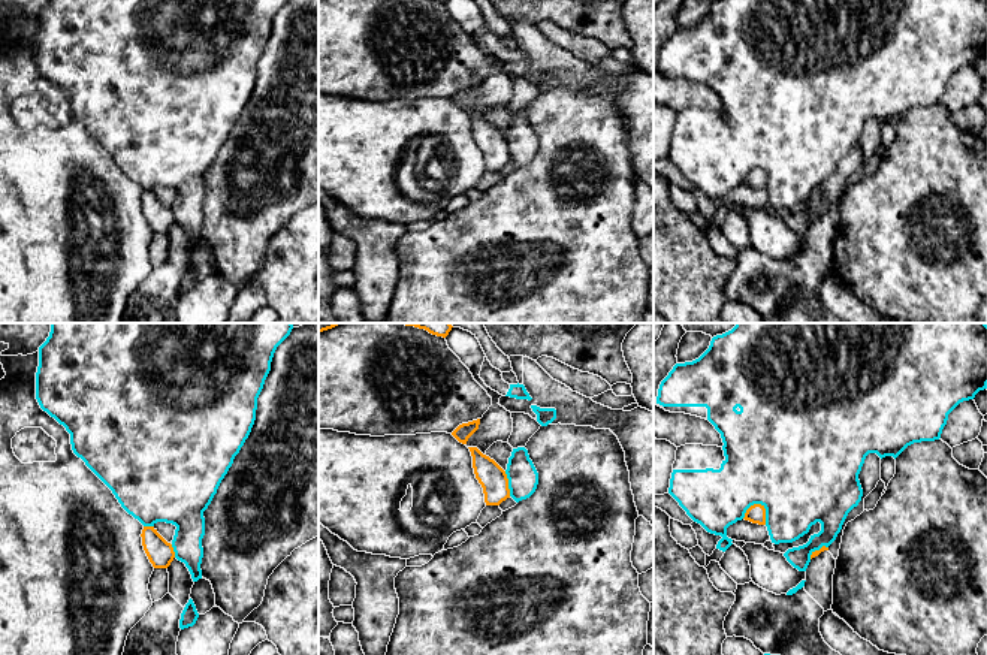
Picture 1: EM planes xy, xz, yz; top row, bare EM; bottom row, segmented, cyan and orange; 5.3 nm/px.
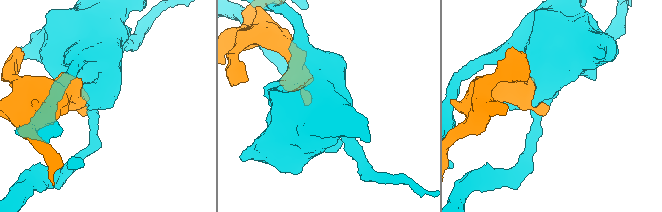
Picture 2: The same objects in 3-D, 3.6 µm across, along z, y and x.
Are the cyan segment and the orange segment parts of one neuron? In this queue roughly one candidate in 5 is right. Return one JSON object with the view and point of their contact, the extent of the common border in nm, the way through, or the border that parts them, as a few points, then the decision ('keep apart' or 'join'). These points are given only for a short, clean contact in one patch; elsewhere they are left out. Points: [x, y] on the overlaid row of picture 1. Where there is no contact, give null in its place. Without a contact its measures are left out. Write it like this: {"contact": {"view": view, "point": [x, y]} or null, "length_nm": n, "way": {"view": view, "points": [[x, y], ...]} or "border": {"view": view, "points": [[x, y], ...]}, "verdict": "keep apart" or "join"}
{"contact": {"view": "yz", "point": [752, 504]}, "length_nm": 140, "verdict": "keep apart"}

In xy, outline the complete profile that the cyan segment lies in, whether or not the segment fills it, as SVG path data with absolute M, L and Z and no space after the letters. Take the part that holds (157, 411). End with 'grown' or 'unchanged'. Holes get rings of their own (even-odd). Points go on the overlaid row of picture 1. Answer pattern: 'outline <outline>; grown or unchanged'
outline M51 323L46 341L39 347L36 399L43 411L70 434L73 453L112 491L121 507L144 526L166 522L176 526L172 540L175 558L185 564L193 582L202 579L203 511L233 464L256 420L257 398L271 371L277 347L290 335L292 323Z; unchanged

